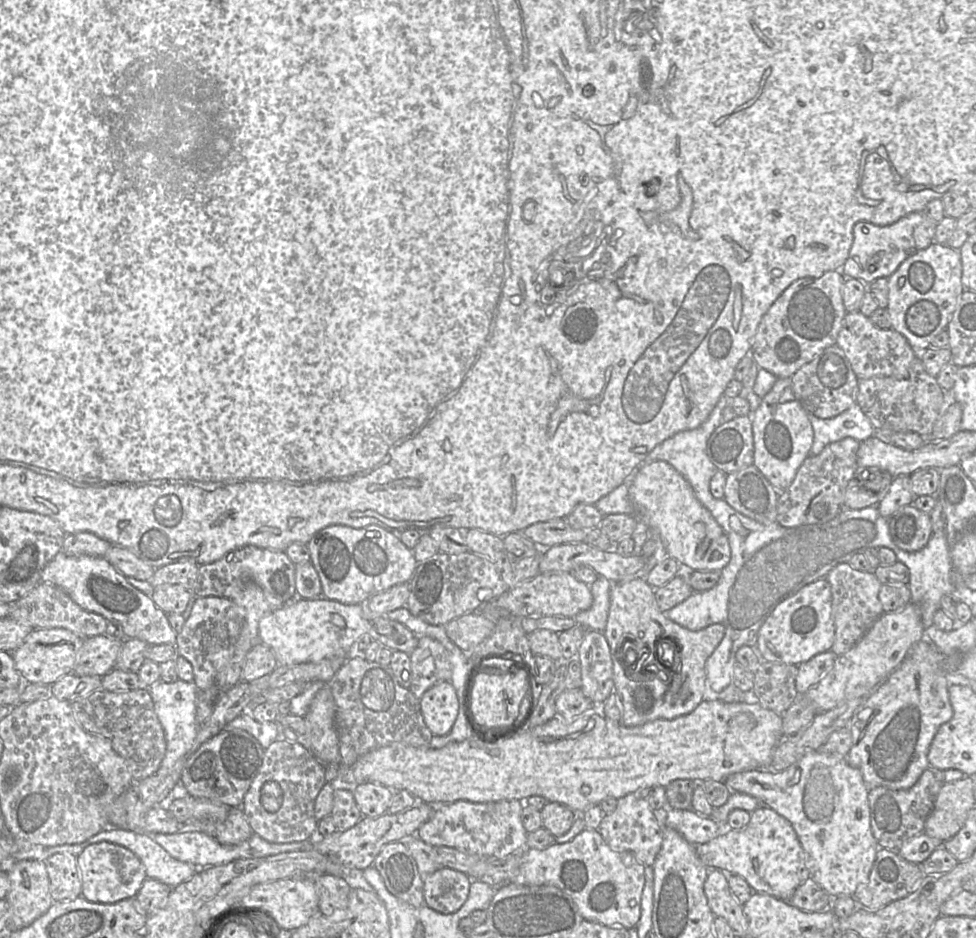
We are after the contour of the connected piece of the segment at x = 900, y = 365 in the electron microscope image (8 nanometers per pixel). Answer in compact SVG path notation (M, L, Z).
M861 312L847 313L843 319L836 345L843 351L859 380L878 376L907 378L909 367L917 357L907 339L894 329L881 329Z

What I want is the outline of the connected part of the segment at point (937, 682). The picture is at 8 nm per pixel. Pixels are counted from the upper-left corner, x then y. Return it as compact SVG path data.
M924 636L851 717L852 747L846 760L861 771L869 789L909 789L930 766L927 754L933 738L940 726L953 717L949 683L942 671L944 657Z

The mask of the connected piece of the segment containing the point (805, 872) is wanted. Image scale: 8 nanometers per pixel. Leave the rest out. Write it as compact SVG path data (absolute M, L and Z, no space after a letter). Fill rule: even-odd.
M766 805L751 813L745 827L733 830L721 828L721 834L717 837L696 845L696 852L706 867L741 876L754 893L767 894L784 901L788 901L796 888L810 878L807 854L791 823Z

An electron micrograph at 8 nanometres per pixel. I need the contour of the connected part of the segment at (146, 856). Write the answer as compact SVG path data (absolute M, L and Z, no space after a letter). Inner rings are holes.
M107 827L106 829L95 834L85 842L80 844L64 844L55 846L53 852L57 853L70 853L74 856L78 856L83 850L94 843L110 842L120 846L123 846L132 851L141 861L145 867L147 878L160 881L171 888L174 888L187 880L189 880L199 869L193 865L178 861L174 859L168 852L166 852L157 842L153 840L151 835L143 832L134 832L127 829L119 829L117 827Z

